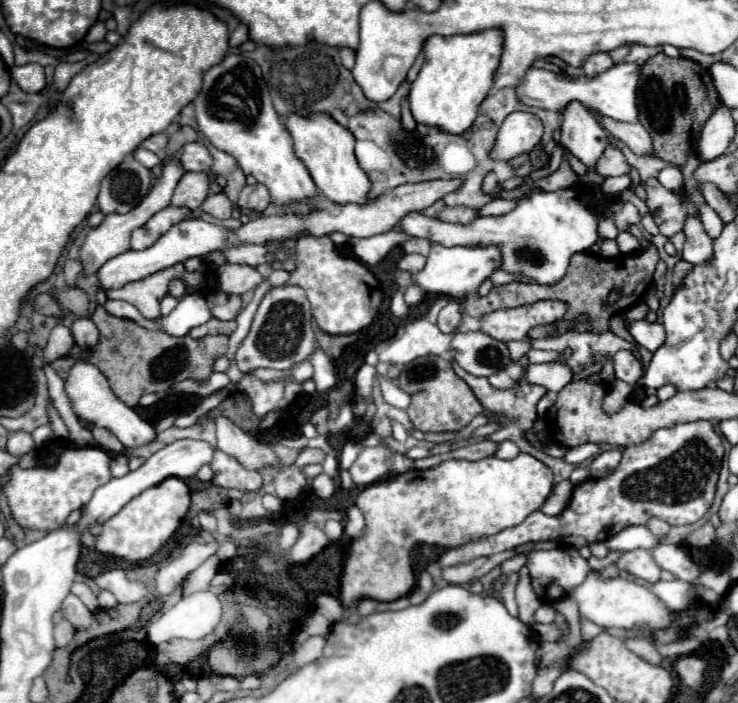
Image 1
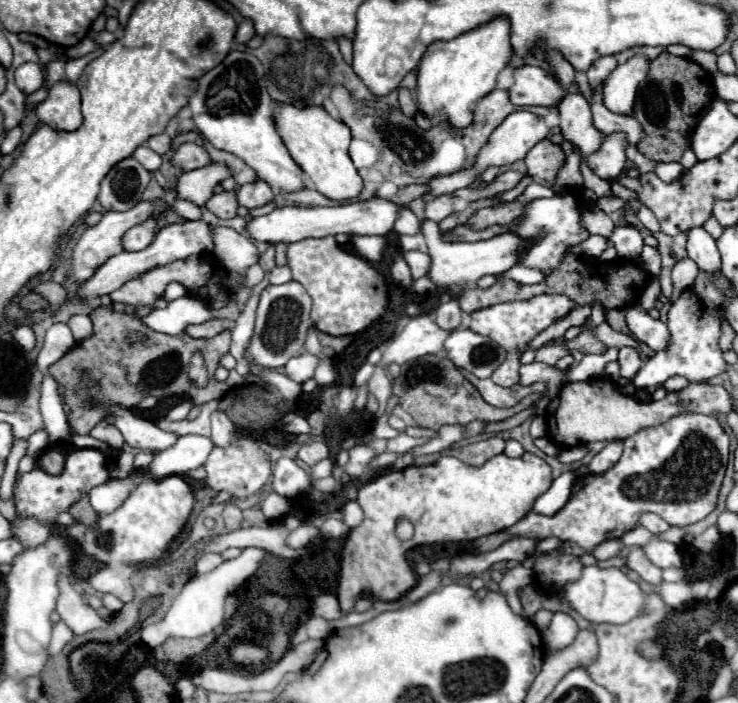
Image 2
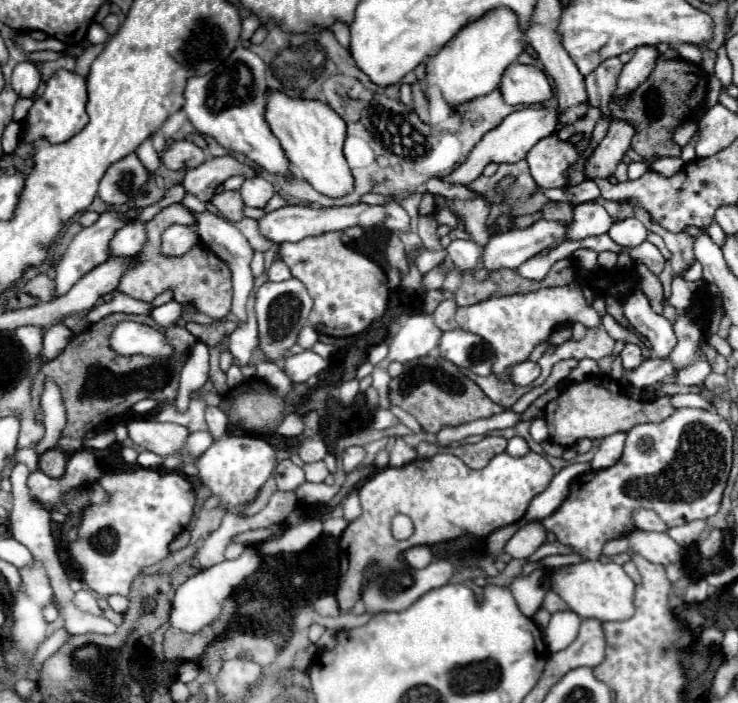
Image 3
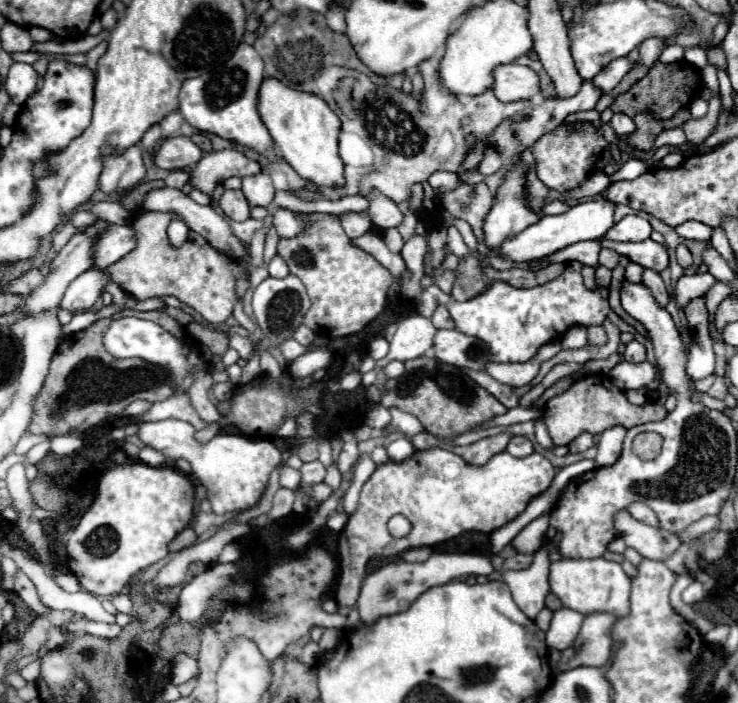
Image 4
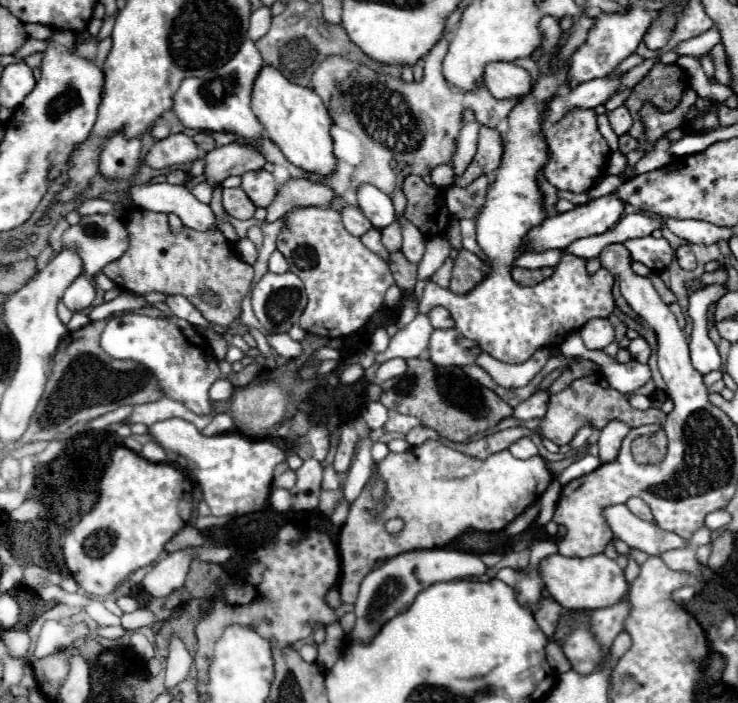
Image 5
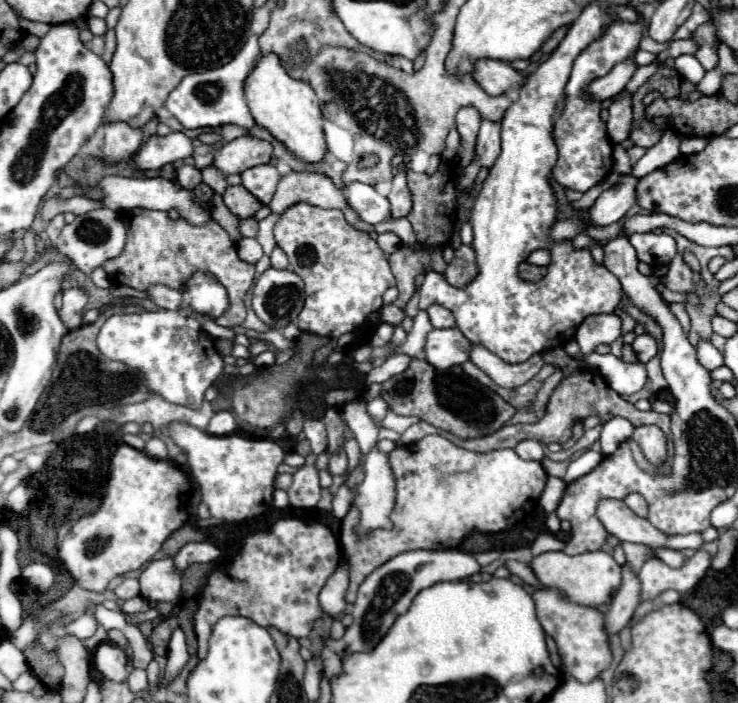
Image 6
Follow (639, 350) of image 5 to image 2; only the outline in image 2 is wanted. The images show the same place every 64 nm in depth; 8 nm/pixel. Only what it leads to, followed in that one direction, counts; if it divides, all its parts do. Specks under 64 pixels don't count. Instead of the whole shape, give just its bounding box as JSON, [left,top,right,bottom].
[618,348,642,378]

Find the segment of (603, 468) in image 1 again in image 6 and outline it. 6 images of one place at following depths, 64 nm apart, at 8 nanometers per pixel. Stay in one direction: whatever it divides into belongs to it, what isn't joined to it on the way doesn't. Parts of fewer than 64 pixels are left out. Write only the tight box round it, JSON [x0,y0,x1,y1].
[600,416,634,456]

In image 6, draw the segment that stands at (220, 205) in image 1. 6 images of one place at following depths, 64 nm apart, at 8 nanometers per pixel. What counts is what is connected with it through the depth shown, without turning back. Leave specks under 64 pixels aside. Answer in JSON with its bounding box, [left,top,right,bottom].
[224,184,262,218]

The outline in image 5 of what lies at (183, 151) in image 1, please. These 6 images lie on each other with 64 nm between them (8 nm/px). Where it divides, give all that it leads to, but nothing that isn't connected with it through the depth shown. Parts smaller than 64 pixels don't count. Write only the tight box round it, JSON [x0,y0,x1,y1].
[144,134,198,168]

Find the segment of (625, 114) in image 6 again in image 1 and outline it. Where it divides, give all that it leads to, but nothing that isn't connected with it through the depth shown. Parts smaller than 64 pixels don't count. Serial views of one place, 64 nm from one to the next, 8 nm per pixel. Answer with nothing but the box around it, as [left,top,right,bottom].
[594,144,630,178]

